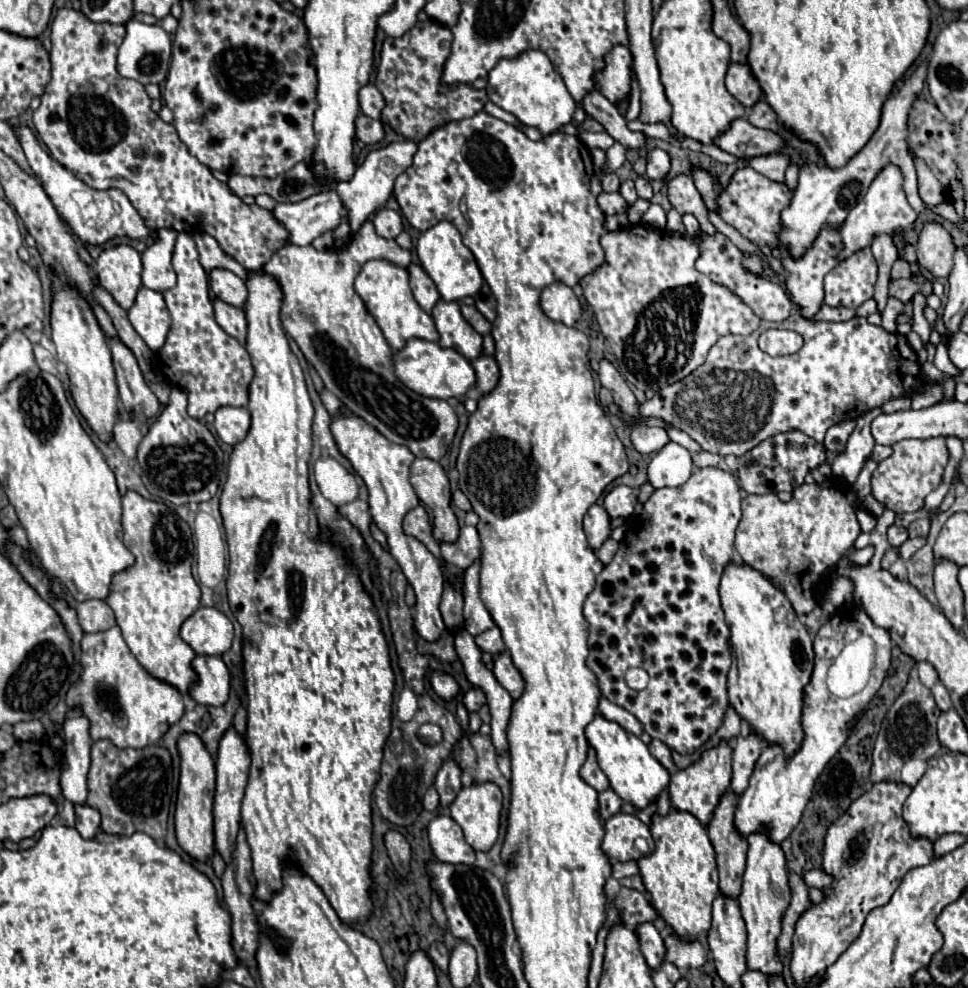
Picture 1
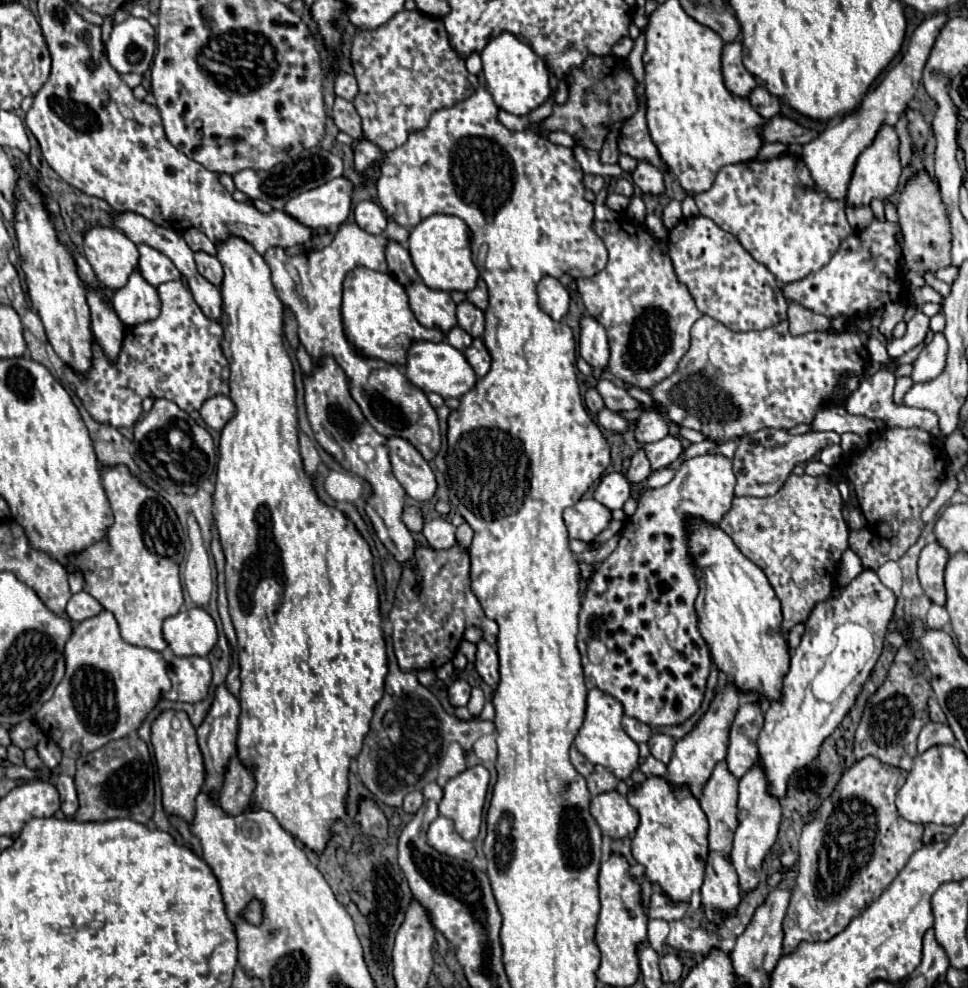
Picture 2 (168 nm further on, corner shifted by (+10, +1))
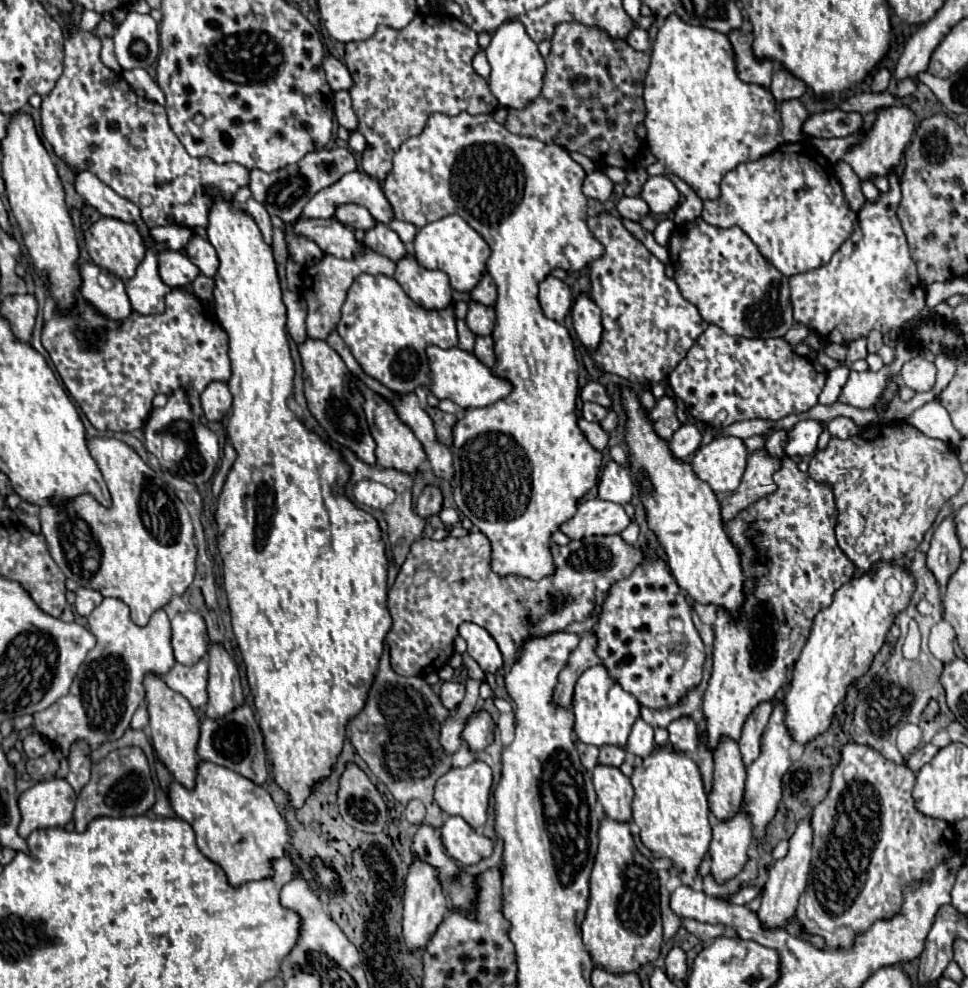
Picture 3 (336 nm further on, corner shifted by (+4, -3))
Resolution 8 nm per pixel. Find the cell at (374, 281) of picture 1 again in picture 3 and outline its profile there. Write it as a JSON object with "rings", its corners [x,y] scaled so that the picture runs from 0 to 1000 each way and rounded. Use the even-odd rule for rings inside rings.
{"rings":[[[374,276],[364,286],[349,337],[364,355],[372,371],[395,390],[411,398],[424,398],[430,392],[440,392],[440,351],[471,351],[471,321],[469,313],[440,315],[432,311],[413,290],[407,280]]]}

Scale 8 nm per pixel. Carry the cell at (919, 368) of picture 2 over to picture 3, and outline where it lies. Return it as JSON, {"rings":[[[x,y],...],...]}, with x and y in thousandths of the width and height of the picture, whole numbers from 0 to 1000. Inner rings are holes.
{"rings":[[[950,361],[940,363],[930,378],[930,384],[934,390],[938,390],[944,396],[961,396],[967,386],[967,369],[961,365],[955,365]]]}

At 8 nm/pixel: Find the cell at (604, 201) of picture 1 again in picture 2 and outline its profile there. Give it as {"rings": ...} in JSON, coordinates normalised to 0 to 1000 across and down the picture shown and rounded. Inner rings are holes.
{"rings":[[[630,195],[628,201],[626,201],[626,207],[634,214],[645,214],[649,207],[651,207],[651,199],[645,199],[645,197],[636,197],[636,195]]]}

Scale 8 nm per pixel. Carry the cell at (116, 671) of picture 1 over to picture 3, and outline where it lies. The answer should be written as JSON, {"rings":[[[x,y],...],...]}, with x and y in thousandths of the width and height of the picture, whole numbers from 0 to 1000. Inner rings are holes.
{"rings":[[[107,606],[93,620],[91,631],[93,641],[99,645],[99,655],[83,673],[72,701],[35,724],[35,738],[54,750],[66,766],[81,750],[89,750],[93,760],[97,760],[110,750],[124,748],[134,736],[138,720],[151,707],[149,685],[157,681],[167,687],[182,671],[176,651],[176,629],[169,618],[161,618],[151,635],[143,635],[134,629],[134,616],[128,610]]]}

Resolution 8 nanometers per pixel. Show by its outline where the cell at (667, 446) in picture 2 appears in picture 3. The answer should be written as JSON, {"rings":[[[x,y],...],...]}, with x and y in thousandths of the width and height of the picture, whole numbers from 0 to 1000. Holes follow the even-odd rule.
{"rings":[[[705,430],[694,440],[694,444],[690,446],[690,452],[692,452],[692,459],[696,463],[709,465],[709,463],[713,463],[713,461],[717,461],[721,456],[723,446],[725,446],[725,440],[723,440],[719,430]]]}

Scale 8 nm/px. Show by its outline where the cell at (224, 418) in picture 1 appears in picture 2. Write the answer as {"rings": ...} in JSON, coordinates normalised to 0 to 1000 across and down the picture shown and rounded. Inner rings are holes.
{"rings":[[[221,400],[211,406],[207,412],[207,420],[211,428],[223,436],[229,436],[229,432],[236,428],[236,424],[242,420],[242,412],[238,402],[233,400]]]}

